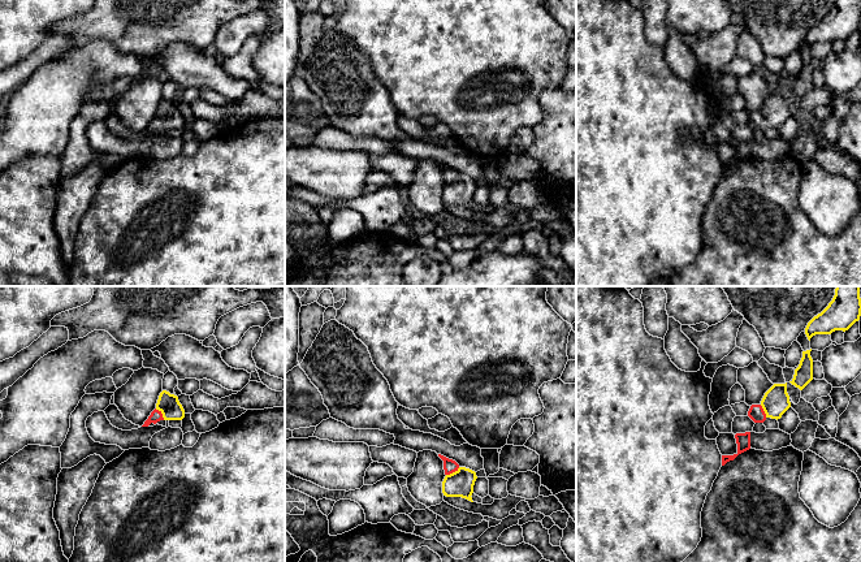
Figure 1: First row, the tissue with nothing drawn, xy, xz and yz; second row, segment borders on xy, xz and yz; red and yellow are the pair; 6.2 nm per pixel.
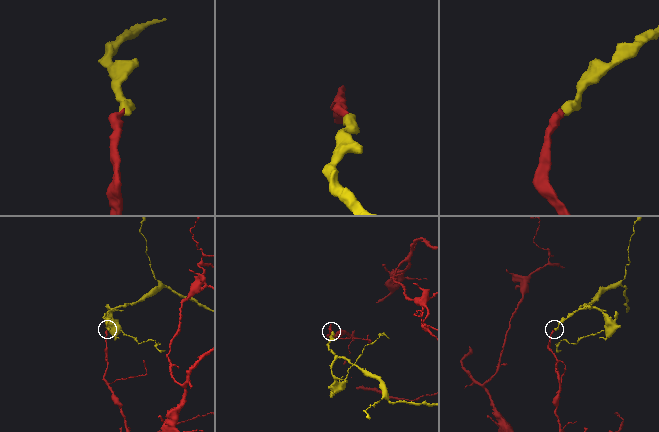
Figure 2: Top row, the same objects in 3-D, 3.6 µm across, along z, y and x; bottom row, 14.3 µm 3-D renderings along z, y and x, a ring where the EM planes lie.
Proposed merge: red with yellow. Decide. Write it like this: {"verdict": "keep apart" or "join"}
{"verdict": "join"}

